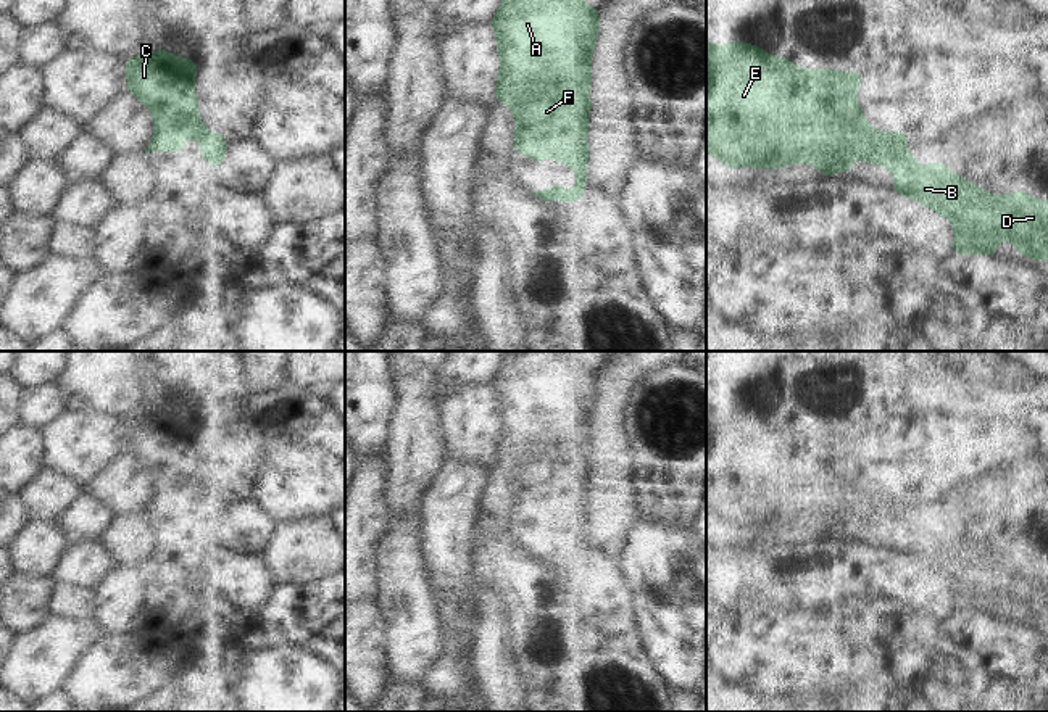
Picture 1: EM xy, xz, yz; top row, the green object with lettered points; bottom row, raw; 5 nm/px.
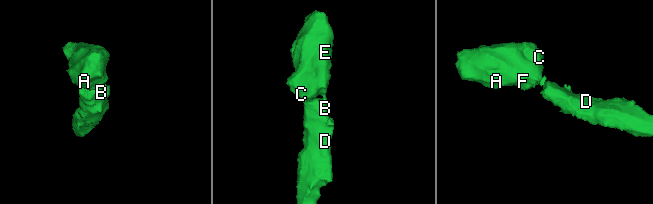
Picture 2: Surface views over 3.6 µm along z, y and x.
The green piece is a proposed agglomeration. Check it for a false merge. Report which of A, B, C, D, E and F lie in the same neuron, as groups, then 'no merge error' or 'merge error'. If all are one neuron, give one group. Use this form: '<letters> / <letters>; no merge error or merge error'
A B C D E F; no merge error

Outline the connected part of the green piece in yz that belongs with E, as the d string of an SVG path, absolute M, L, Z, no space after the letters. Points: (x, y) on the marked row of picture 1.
M732 39L719 48L706 42L706 153L727 169L779 169L806 163L819 168L824 177L838 171L850 172L855 158L880 164L893 171L896 195L924 203L953 222L953 245L948 250L956 255L998 256L995 246L1006 238L1024 258L1048 259L1046 201L1027 192L987 193L951 172L946 164L930 161L919 169L916 156L906 151L909 137L903 130L887 135L866 124L855 97L861 81L859 71L806 71L755 43L743 45Z

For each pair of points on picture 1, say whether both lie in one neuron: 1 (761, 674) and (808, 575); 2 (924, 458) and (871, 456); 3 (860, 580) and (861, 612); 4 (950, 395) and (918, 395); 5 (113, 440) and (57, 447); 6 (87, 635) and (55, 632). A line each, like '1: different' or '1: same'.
1: different
2: same
3: different
4: different
5: same
6: same

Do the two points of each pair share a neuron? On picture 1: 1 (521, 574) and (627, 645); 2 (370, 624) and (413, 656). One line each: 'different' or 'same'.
1: same
2: different

